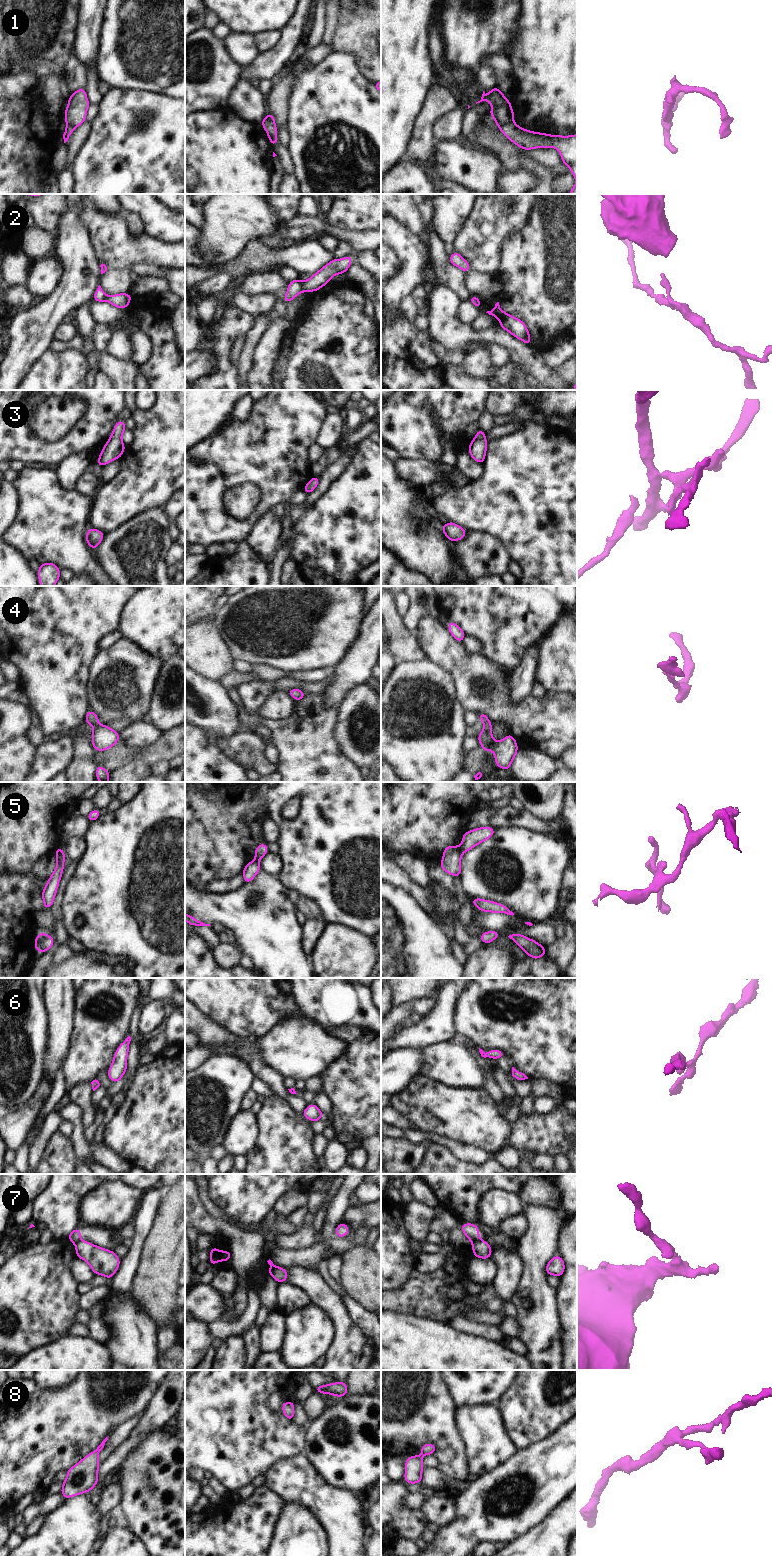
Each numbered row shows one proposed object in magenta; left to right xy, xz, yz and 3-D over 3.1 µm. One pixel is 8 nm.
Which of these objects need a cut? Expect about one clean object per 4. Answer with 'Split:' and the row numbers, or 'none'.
Split: 1, 2, 5, 7.

